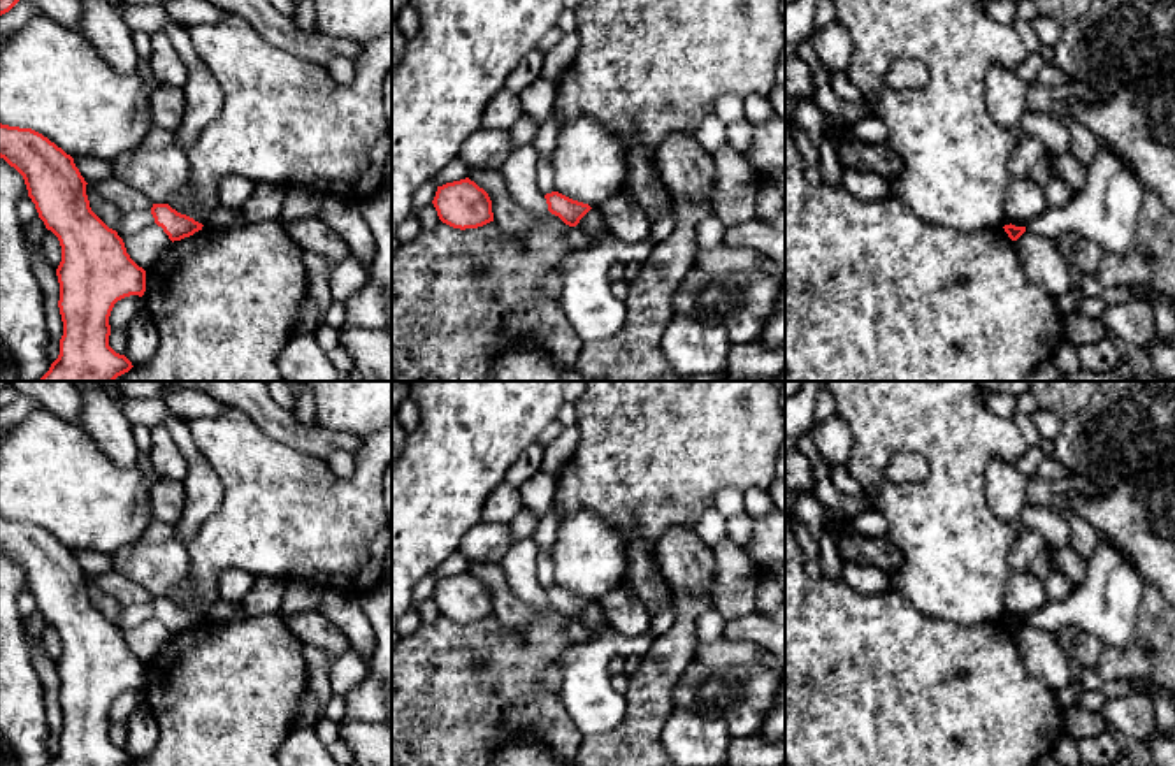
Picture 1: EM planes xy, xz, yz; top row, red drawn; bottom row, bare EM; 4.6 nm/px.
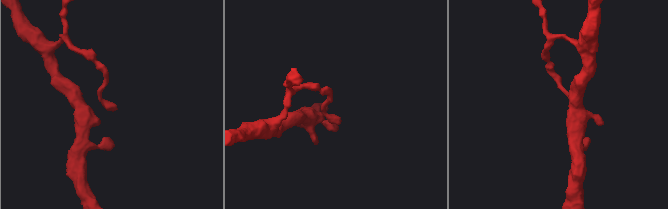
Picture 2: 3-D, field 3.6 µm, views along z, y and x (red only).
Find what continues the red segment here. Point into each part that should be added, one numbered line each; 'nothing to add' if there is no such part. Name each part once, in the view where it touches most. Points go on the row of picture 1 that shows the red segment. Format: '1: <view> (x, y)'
nothing to add

